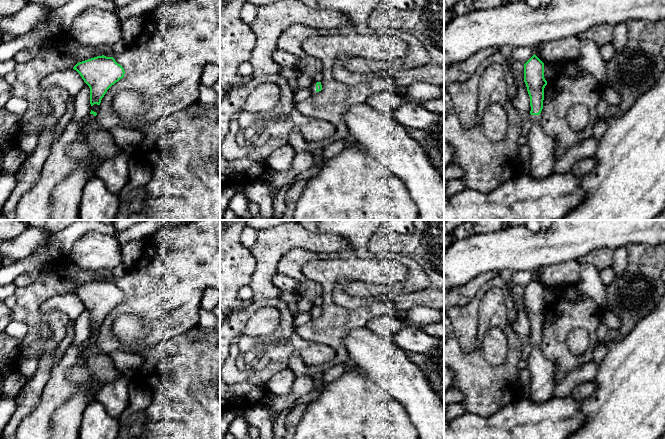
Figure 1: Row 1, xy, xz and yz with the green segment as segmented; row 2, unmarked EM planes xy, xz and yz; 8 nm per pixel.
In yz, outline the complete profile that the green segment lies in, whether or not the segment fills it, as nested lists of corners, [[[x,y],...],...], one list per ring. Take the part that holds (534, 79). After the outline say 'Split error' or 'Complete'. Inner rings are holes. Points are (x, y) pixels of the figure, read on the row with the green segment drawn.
[[[535,54],[524,64],[524,82],[531,106],[531,128],[527,135],[531,154],[528,175],[534,179],[544,179],[554,173],[555,140],[543,131],[539,123],[547,81],[544,78],[544,63]]]. Split error

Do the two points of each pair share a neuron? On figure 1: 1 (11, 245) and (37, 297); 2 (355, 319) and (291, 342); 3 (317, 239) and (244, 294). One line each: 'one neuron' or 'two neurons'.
1: two neurons
2: two neurons
3: two neurons

